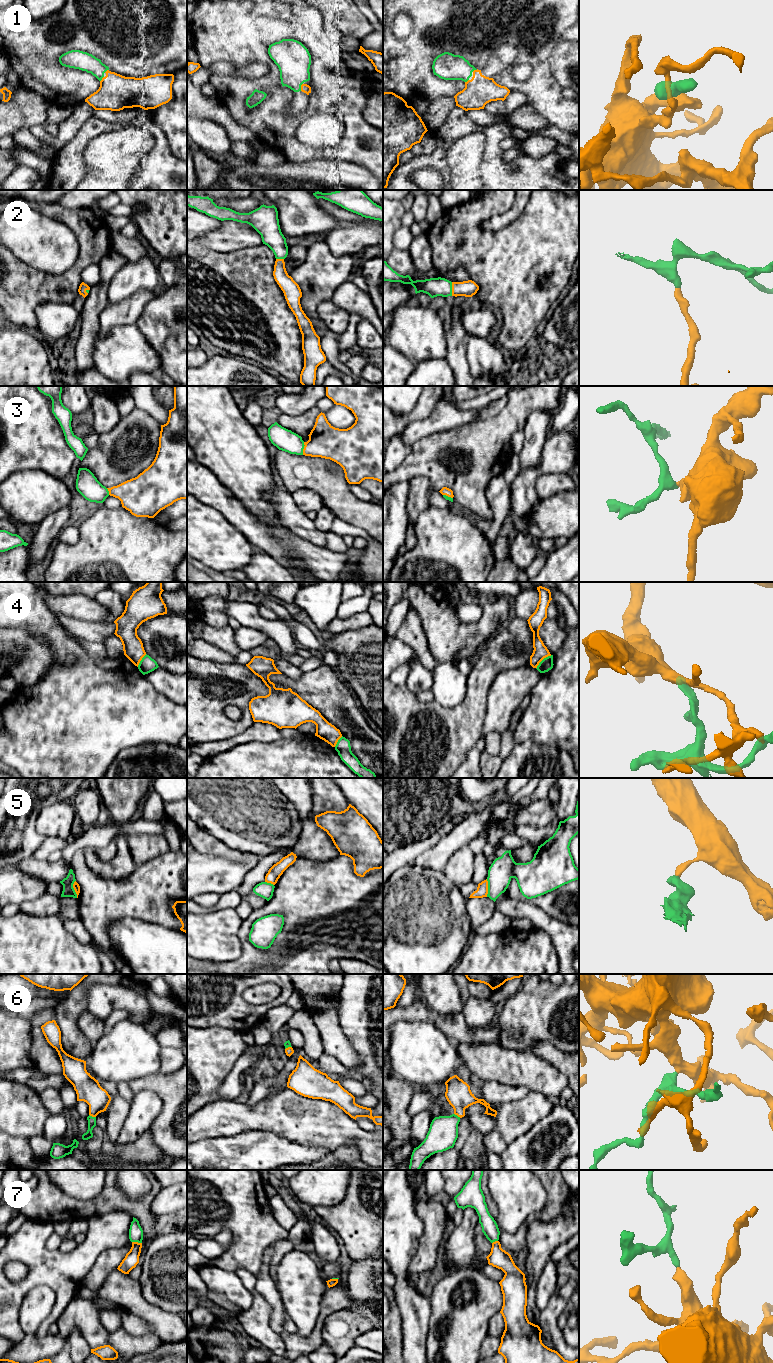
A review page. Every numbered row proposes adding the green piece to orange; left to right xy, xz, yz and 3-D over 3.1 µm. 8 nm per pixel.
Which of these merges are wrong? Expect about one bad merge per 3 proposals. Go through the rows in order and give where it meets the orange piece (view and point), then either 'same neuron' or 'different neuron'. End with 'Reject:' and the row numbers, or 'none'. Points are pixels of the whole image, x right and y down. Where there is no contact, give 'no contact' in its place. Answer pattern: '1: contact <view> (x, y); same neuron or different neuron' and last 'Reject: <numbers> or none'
1: contact xz (301, 87); same neuron
2: contact yz (452, 289); same neuron
3: contact xz (304, 448); same neuron
4: contact yz (542, 659); different neuron
5: contact yz (487, 888); different neuron
6: contact xy (92, 1116); same neuron
7: contact xy (137, 1242); same neuron
Reject: 4, 5

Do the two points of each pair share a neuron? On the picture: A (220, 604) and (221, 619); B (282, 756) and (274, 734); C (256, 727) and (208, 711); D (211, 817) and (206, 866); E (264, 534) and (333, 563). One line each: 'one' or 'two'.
A: one
B: two
C: two
D: two
E: one

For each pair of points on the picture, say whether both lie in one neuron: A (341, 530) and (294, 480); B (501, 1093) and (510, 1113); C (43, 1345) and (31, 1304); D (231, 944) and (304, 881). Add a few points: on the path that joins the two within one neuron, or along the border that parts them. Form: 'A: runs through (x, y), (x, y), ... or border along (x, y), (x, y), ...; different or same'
A: border along (336, 517), (358, 527); different
B: border along (527, 1092), (521, 1098), (504, 1102), (499, 1106); different
C: runs through (32, 1337), (31, 1315); same
D: border along (243, 920), (238, 931), (241, 953), (229, 960); different

